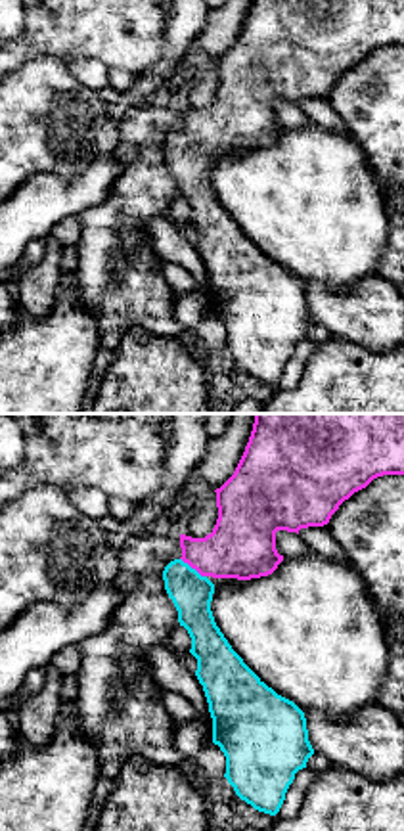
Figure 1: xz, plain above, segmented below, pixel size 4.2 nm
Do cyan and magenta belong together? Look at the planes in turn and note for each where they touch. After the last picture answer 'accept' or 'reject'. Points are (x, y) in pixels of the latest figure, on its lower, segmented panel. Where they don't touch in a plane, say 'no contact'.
(194, 569)

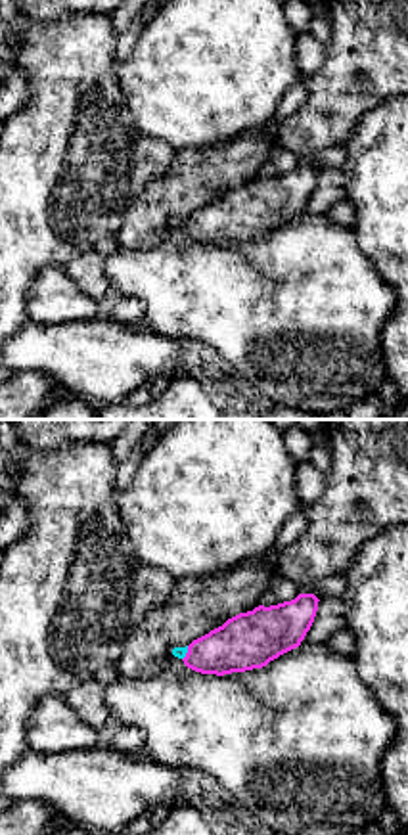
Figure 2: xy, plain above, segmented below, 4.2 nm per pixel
(186, 652)

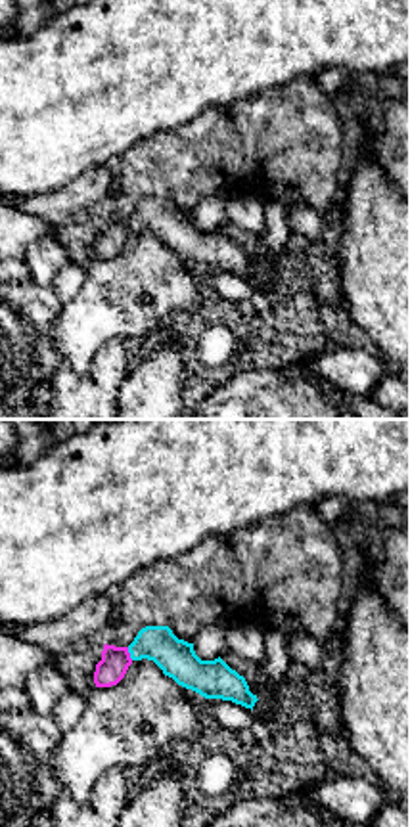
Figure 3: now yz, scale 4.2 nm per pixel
(129, 651)

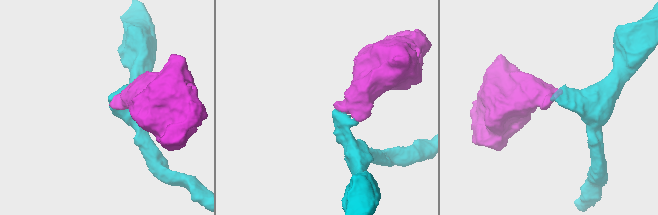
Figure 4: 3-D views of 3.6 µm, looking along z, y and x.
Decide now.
accept

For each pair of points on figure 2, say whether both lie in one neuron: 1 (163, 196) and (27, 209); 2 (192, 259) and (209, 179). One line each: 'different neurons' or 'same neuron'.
1: different neurons
2: different neurons

